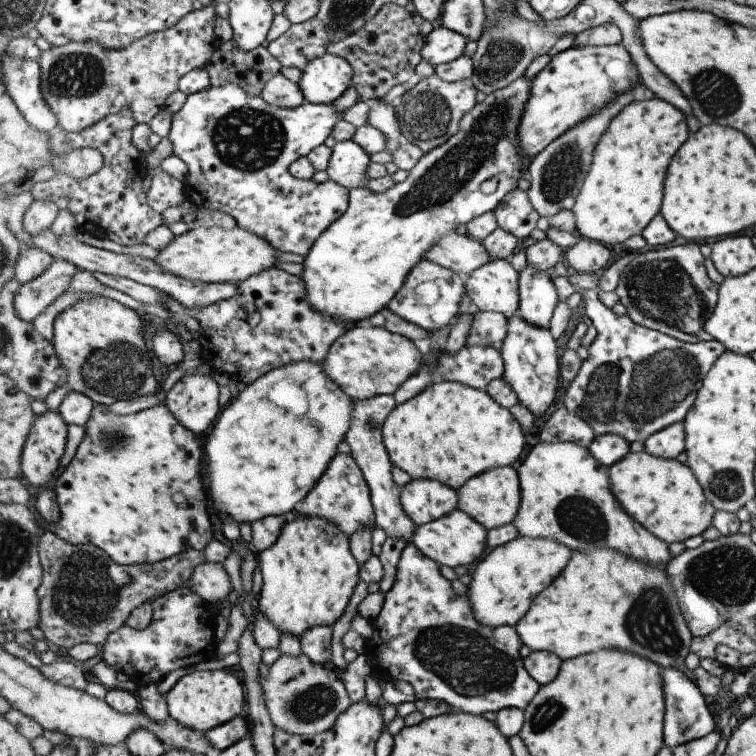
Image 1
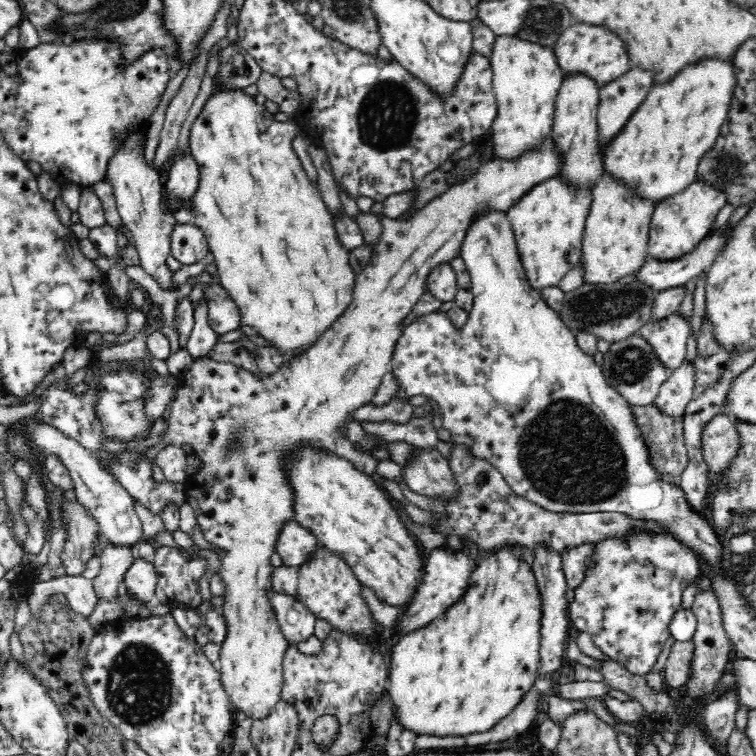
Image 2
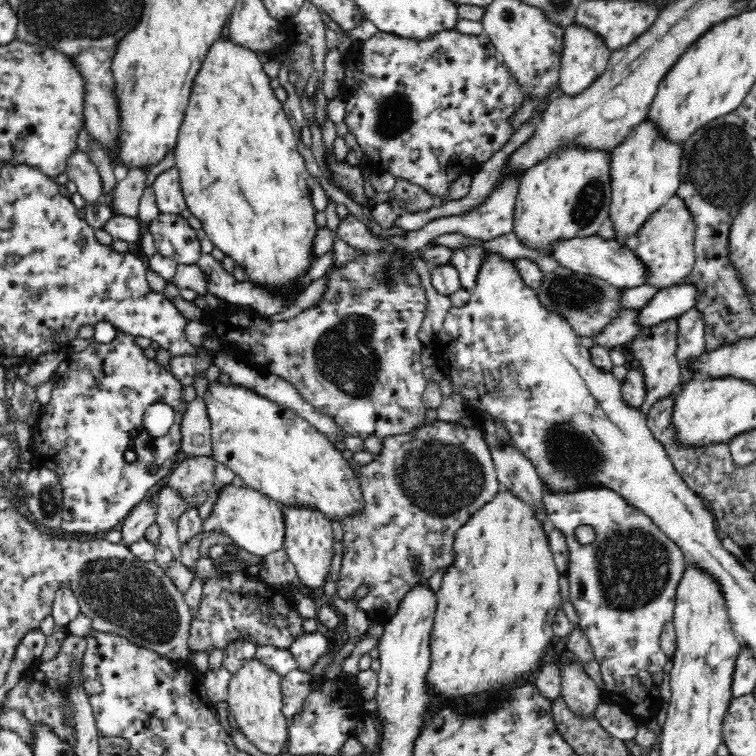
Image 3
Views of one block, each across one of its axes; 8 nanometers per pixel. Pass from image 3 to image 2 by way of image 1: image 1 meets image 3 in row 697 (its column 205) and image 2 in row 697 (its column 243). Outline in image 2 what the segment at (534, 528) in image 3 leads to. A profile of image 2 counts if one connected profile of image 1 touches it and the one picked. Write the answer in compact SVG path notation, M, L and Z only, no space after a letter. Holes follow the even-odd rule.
M510 548L488 551L466 576L462 598L428 626L399 637L391 648L385 701L395 706L399 721L418 734L466 736L490 730L514 707L540 678L541 628L544 599L533 568Z

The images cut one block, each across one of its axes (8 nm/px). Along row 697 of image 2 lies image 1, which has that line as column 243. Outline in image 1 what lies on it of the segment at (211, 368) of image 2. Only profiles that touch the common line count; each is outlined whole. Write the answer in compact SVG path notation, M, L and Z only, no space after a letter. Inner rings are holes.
M237 225L237 228L230 230L221 227L199 227L175 236L167 248L159 250L155 262L159 262L163 270L193 282L240 283L259 272L265 272L269 268L275 269L279 258L277 250L265 238Z

